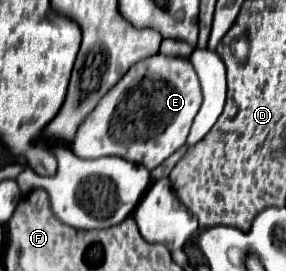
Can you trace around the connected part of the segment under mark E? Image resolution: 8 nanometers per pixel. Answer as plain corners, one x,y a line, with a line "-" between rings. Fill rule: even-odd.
154,54
134,64
128,74
110,88
110,92
78,126
70,150
78,158
120,156
154,170
186,144
200,104
202,92
190,60

